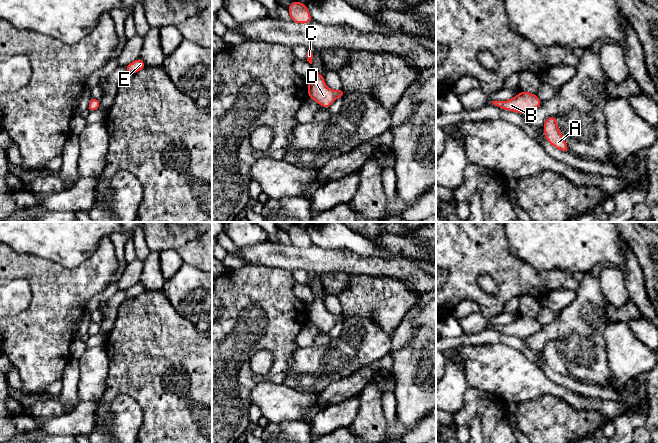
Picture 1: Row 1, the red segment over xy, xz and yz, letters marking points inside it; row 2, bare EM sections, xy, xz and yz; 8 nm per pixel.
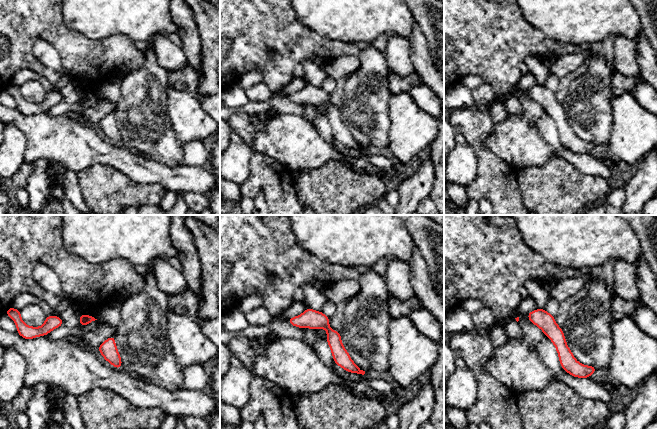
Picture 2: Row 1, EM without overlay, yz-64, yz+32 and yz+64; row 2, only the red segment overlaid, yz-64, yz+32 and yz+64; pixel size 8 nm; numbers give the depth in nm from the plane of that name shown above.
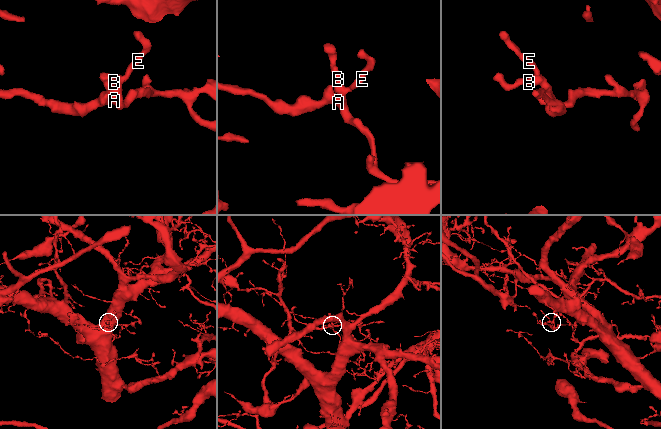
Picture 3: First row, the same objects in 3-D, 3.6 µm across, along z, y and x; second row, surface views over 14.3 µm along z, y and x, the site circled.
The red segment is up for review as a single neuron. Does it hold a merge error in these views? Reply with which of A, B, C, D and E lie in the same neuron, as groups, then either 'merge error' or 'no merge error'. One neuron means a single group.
groups A B C D E; no merge error

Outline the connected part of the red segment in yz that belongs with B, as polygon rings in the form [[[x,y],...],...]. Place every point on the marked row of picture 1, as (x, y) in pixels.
[[[521,91],[515,97],[502,102],[502,101],[491,101],[495,106],[517,112],[517,113],[528,113],[537,109],[542,101],[537,97],[536,94],[531,94],[527,91]]]

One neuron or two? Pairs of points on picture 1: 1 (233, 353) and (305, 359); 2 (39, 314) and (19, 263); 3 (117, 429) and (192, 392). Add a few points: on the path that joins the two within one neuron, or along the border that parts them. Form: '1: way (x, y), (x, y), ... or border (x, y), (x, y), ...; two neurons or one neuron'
1: border (298, 347), (293, 353), (293, 362), (283, 380); two neurons
2: way (39, 301), (39, 283), (32, 276); one neuron
3: border (131, 396), (142, 411), (142, 424), (138, 432); two neurons

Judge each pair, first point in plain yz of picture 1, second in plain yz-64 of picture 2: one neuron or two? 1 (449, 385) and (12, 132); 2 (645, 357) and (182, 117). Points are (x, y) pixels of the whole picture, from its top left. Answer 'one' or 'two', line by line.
1: one
2: one

